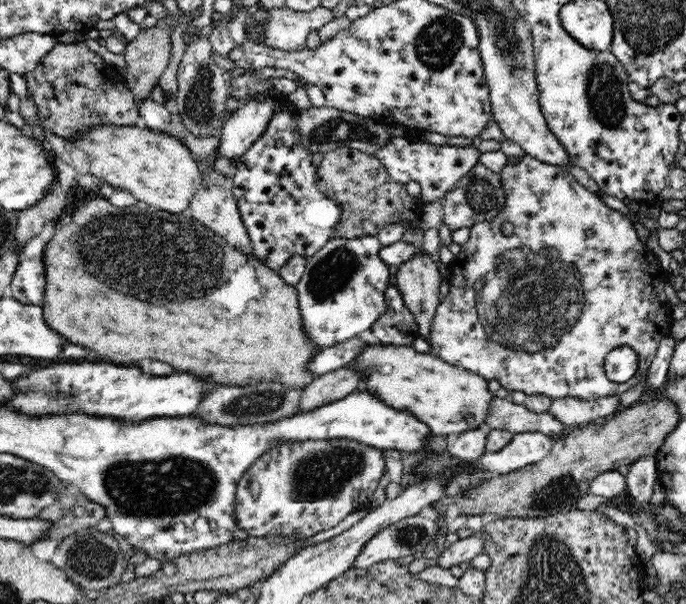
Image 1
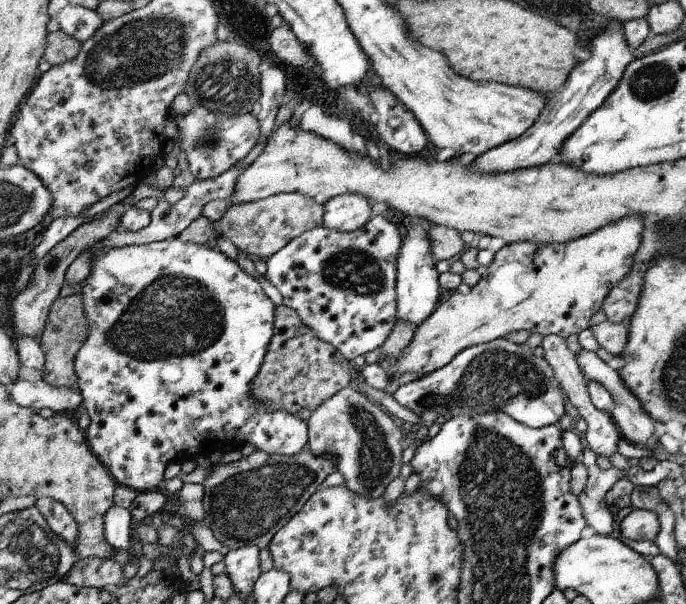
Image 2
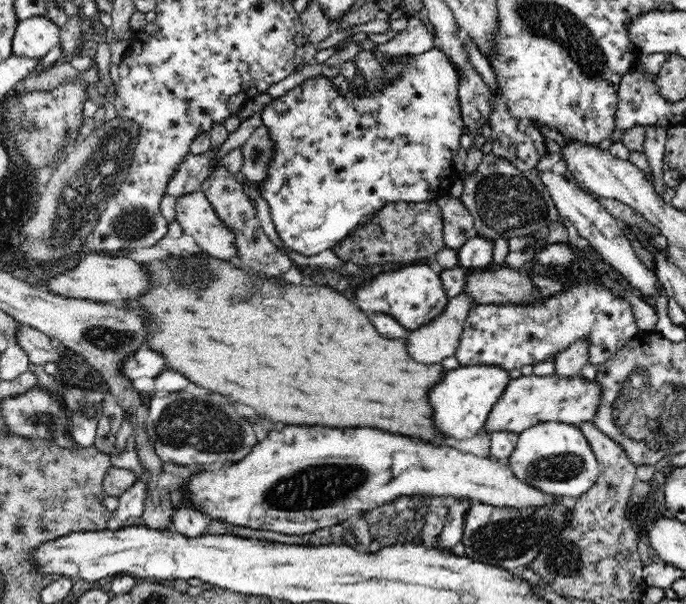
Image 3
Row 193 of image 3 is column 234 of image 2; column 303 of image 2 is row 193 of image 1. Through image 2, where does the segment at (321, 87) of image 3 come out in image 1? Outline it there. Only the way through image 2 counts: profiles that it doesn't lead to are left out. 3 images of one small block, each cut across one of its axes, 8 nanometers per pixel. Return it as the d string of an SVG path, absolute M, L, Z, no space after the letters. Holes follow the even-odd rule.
M392 136L373 156L380 160L392 177L392 181L408 184L418 182L421 186L420 199L425 204L443 199L452 192L456 184L466 176L480 158L481 152L473 145L457 146L456 144L436 145L413 139L410 136Z

